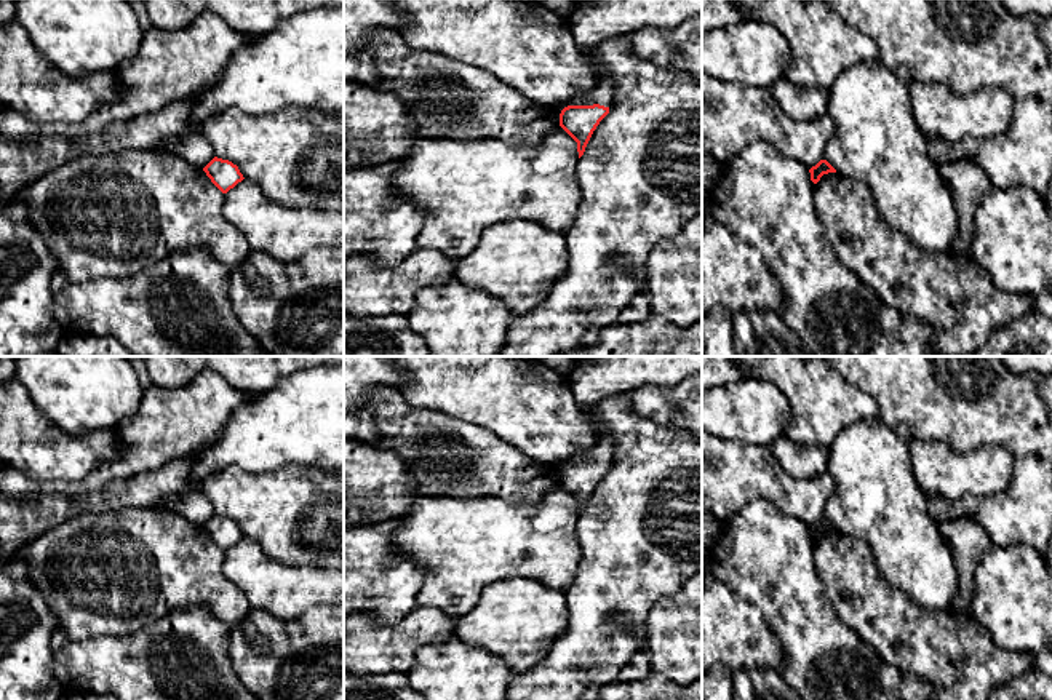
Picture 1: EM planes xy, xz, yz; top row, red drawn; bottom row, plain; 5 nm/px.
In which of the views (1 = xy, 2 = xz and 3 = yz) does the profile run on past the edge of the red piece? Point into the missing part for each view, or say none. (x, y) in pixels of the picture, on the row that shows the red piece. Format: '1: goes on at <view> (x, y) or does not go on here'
1: does not go on here
2: goes on at xz (603, 95)
3: does not go on here

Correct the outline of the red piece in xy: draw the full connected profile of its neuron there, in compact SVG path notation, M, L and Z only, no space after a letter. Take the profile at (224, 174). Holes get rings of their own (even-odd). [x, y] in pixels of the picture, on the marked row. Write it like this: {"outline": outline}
{"outline": "M214 157L203 168L203 171L222 193L227 193L230 189L233 189L238 182L245 179L237 165L217 157Z"}

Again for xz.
{"outline": "M601 74L593 89L574 97L572 104L561 110L560 126L577 142L579 158L600 121L609 113L612 99L612 80Z"}

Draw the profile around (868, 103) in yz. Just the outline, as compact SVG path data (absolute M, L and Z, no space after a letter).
M879 61L860 62L839 74L828 89L827 110L836 133L825 147L823 160L838 174L870 187L891 229L921 249L950 253L958 235L958 214L951 192L929 157L927 139L911 113L911 82L905 66L889 69Z

